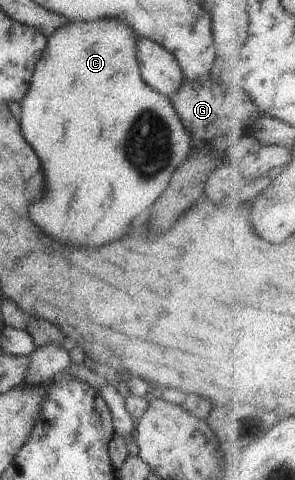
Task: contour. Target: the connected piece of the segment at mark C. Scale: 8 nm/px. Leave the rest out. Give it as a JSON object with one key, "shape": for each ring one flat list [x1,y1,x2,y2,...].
{"shape":[[104,18,95,21,69,21,64,23,47,38,46,46,33,68,28,90,19,100,20,108,22,108,22,112,20,112,20,132,22,132,24,140,32,146,34,154,40,158,44,180,46,180,46,192,48,192,38,202,28,206,28,214,30,214,32,222,38,224,38,228,56,242,60,242,60,238,62,238,62,242,68,244,68,246,70,244,100,246,100,244,108,244,108,242,118,240,120,236,124,236,130,222,132,222,132,218,138,216,146,206,150,206,164,192,173,170,195,148,189,132,181,123,169,98,157,93,142,80,135,57,135,40,135,32,116,19]]}

